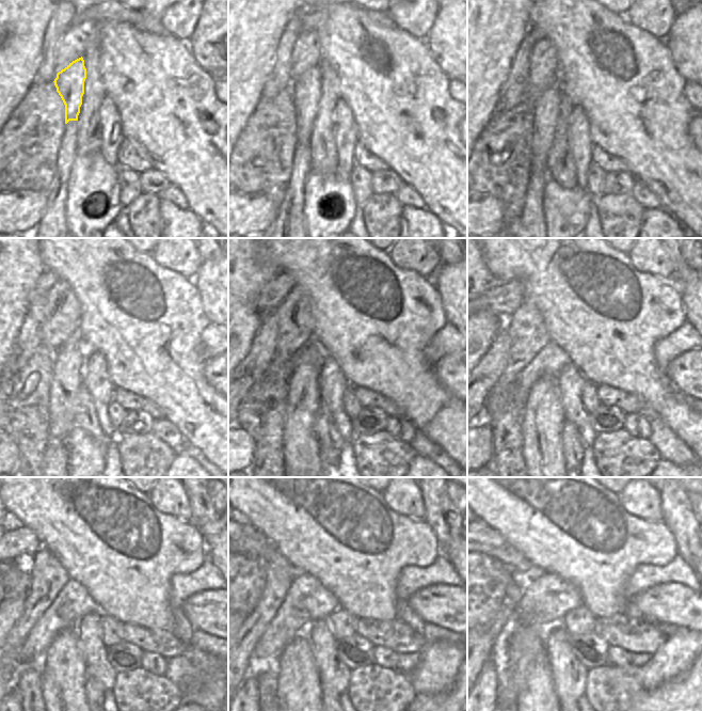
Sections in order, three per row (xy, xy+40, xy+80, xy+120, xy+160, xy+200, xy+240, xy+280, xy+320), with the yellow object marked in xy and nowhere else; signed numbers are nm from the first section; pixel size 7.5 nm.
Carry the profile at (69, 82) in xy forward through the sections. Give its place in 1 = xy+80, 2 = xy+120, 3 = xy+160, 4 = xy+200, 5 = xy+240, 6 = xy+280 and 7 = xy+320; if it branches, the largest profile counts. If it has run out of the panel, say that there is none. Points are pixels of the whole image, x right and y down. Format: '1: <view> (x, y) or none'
1: xy+80 (546, 108)
2: xy+120 (67, 377)
3: xy+160 (301, 452)
4: xy+200 (544, 416)
5: xy+240 (64, 674)
6: xy+280 (299, 691)
7: xy+320 (538, 694)

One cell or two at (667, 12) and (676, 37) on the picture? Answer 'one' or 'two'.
two

